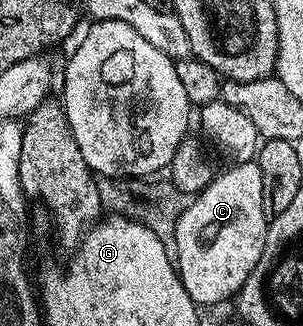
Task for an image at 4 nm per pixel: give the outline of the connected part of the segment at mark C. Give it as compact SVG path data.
M256 160L236 162L225 173L216 174L207 188L196 194L186 211L176 221L174 241L176 243L175 263L184 289L198 306L215 305L240 292L243 283L262 257L266 246L266 231L269 217L262 197L262 172Z

